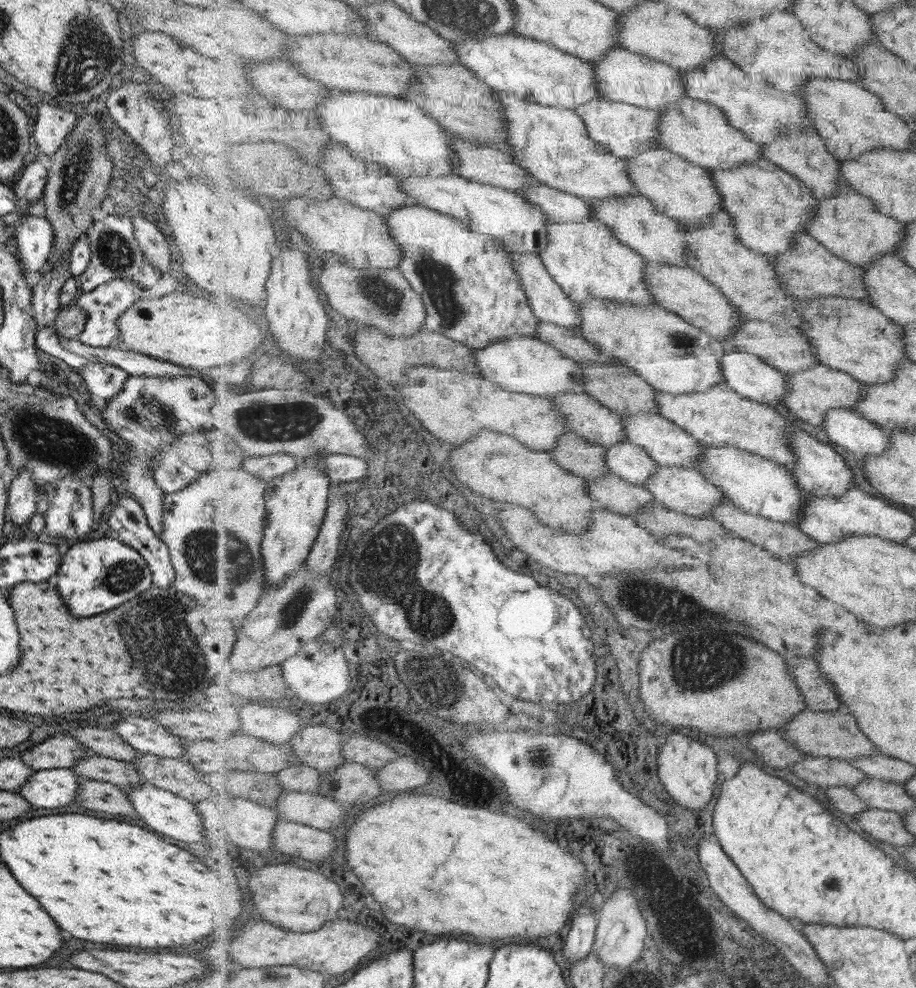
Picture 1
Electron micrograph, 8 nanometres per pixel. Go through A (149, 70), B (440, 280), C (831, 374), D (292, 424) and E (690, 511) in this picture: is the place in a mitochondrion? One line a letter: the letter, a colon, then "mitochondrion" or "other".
A: other
B: mitochondrion
C: other
D: mitochondrion
E: other

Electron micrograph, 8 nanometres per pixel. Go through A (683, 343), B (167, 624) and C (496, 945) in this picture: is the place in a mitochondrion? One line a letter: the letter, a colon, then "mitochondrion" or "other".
A: mitochondrion
B: mitochondrion
C: other

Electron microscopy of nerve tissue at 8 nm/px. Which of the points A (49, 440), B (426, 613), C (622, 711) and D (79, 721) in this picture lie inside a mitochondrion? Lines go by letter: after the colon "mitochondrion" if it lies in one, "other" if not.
A: mitochondrion
B: mitochondrion
C: other
D: other

